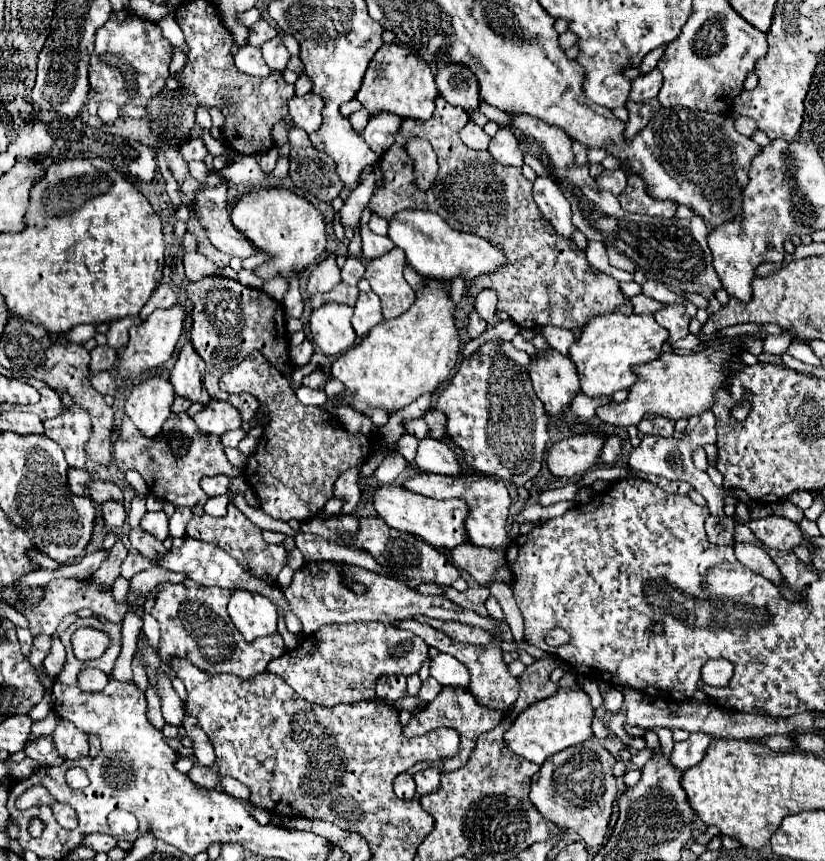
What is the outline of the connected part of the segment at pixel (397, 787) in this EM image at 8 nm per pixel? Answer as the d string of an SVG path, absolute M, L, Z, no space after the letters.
M402 773L394 779L394 793L400 799L412 799L416 795L416 785L414 779L408 773Z

